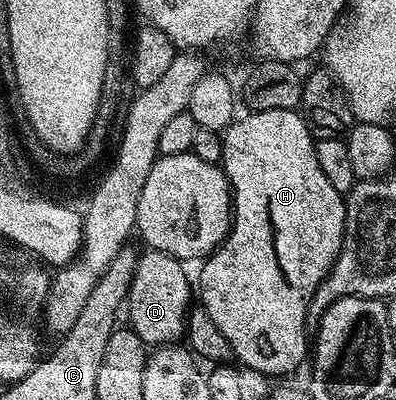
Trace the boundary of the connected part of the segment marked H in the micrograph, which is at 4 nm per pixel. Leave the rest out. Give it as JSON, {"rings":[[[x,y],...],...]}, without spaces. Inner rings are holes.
{"rings":[[[268,109],[267,111],[250,111],[246,113],[246,116],[235,118],[234,122],[230,124],[229,127],[226,128],[224,134],[222,135],[222,161],[221,168],[226,173],[226,179],[230,182],[230,194],[232,196],[232,218],[230,220],[230,231],[226,234],[226,239],[223,241],[220,246],[210,252],[209,255],[205,256],[204,262],[201,264],[202,272],[199,273],[198,279],[196,275],[196,295],[202,298],[200,301],[200,307],[207,311],[209,317],[212,317],[212,321],[216,323],[216,326],[223,333],[224,338],[228,341],[228,345],[231,346],[233,351],[233,358],[237,360],[239,364],[243,368],[251,367],[254,371],[259,371],[262,375],[286,375],[289,371],[294,371],[298,366],[301,365],[302,362],[307,362],[308,359],[308,336],[306,333],[306,314],[308,313],[308,305],[312,301],[312,297],[316,293],[316,289],[320,286],[324,280],[326,279],[326,275],[333,269],[334,262],[336,261],[336,257],[340,253],[340,249],[342,248],[342,234],[344,233],[344,225],[346,224],[346,200],[344,196],[339,193],[336,189],[332,189],[332,184],[328,182],[328,177],[324,177],[324,173],[320,170],[320,165],[316,162],[316,149],[315,138],[311,135],[310,130],[308,129],[308,125],[306,124],[306,120],[302,118],[301,114],[297,110],[289,111],[288,109]]]}

